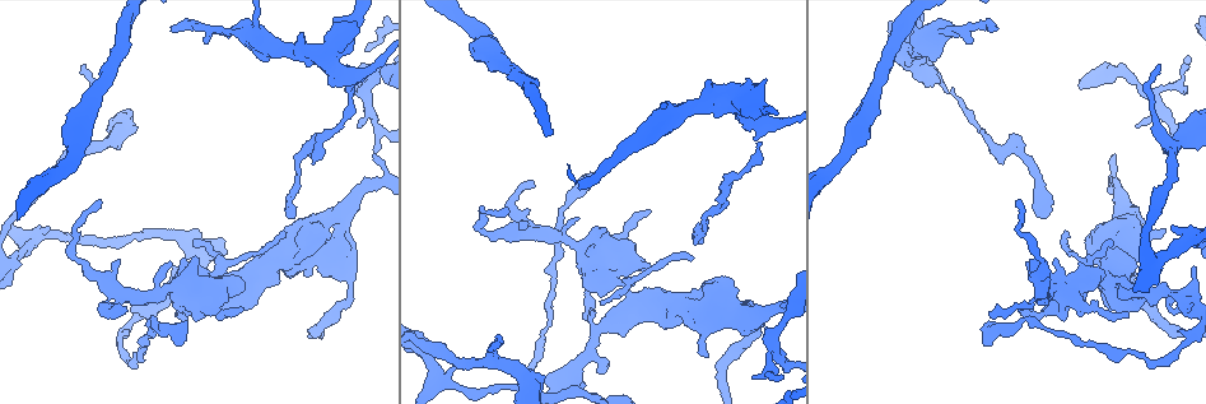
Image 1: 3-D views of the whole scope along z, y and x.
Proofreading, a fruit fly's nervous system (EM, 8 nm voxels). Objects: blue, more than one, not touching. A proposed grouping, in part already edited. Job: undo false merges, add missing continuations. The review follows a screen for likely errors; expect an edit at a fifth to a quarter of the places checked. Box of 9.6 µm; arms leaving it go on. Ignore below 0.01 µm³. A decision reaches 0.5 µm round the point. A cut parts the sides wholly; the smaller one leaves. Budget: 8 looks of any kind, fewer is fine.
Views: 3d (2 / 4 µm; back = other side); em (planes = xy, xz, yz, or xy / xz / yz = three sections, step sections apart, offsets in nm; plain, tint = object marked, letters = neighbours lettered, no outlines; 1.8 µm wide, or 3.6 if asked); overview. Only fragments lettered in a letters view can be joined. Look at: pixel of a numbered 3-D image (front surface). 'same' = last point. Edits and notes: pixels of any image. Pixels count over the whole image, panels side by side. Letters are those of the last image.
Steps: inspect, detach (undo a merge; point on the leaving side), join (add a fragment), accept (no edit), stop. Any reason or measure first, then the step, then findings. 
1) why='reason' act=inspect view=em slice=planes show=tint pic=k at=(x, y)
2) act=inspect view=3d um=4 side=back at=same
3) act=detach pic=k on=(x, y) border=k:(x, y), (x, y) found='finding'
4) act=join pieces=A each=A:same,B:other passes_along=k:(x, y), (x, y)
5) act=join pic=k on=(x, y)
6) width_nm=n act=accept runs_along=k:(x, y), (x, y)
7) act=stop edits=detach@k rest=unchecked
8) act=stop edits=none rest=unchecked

why='thin end' act=inspect view=em slice=planes show=letters pic=1 at=(83, 65)

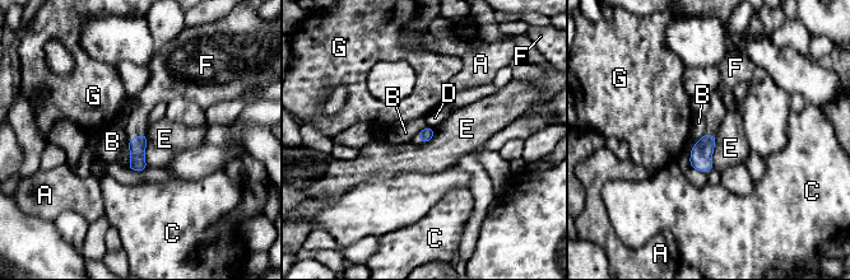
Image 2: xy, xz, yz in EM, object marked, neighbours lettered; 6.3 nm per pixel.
act=join pieces=F each=A:other,B:other,C:other,D:other,E:other,F:same,G:other passes_along=2:(136, 146), (136, 136), (136, 125) found='it goes on there'

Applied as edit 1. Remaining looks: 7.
act=inspect view=overview

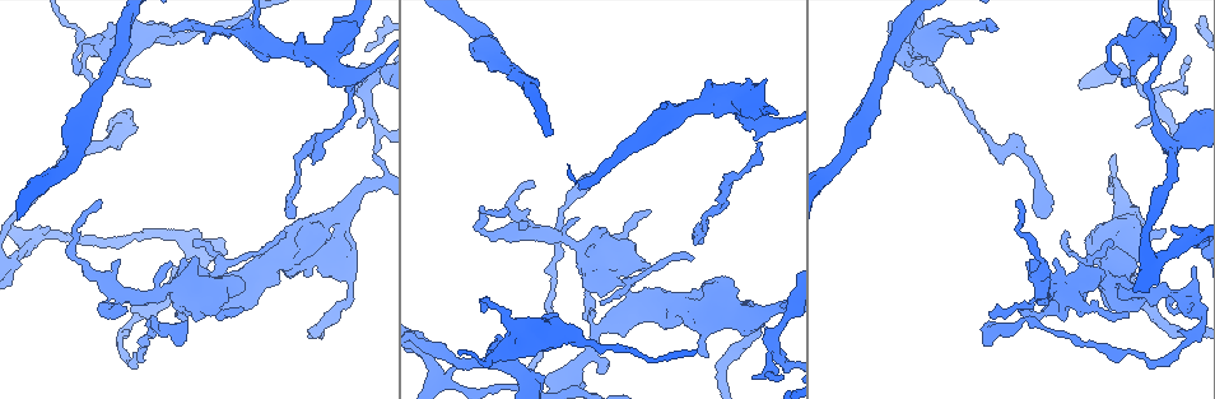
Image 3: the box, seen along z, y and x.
act=inspect view=3d um=2 pic=3 at=(1022, 139)

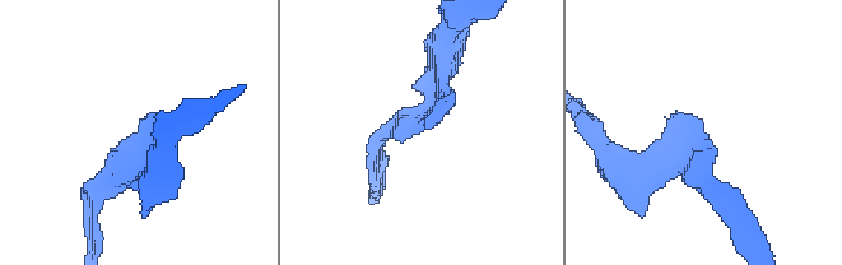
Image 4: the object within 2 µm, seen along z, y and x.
act=inspect view=em slice=yz step=8 show=letters pic=4 at=(702, 119)

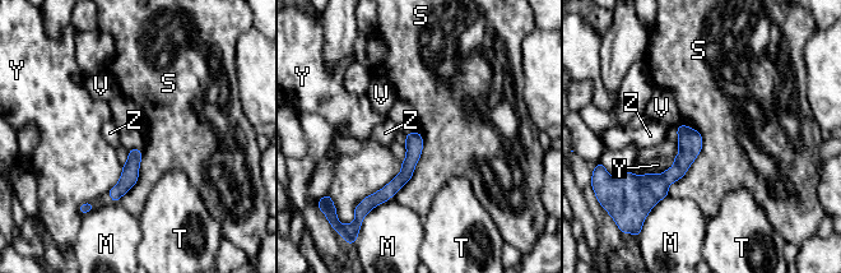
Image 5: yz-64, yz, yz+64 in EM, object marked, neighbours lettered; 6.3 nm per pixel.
act=accept each=M:other,S:other,T:other,V:other,Y:other,Z:other runs_along=5:(416, 135), (407, 172), (380, 198) found='none of them fits'

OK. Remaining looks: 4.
why='arms run side by side' act=inspect view=3d um=4 pic=3 at=(1060, 285)

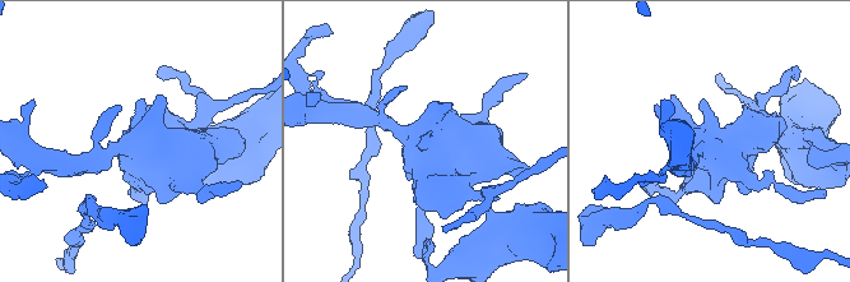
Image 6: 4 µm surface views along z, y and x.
act=inspect view=em um=3.6 slice=planes show=tint pic=6 at=(710, 144)

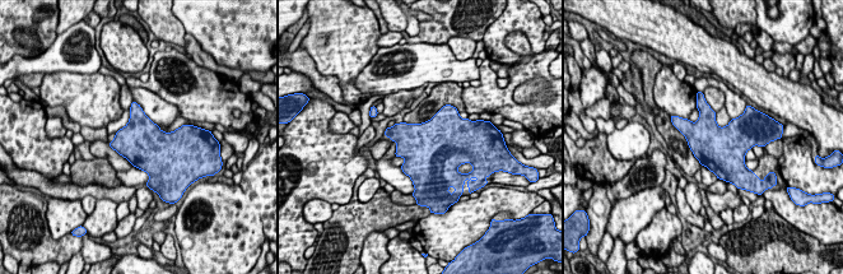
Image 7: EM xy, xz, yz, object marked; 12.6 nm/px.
why='what lies round it' act=inspect view=em um=3.6 slice=planes show=letters at=same

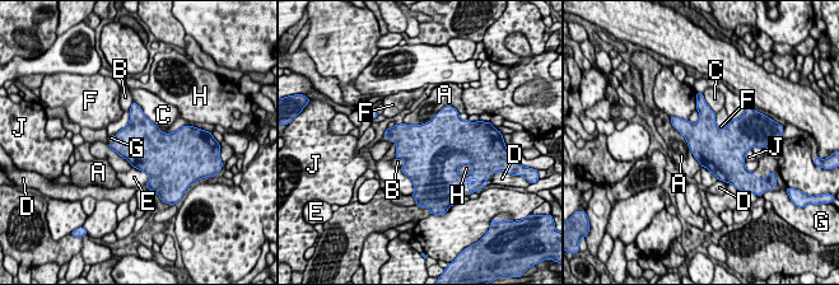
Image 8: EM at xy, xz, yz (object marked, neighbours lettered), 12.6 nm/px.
act=accept each=A:other,B:other,C:other,D:other,E:other,F:other,G:other,H:other,J:other border=8:(395, 155), (404, 160), (401, 167) found='one neuron here'

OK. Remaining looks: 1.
act=stop edits=join@2 rest=unchecked

